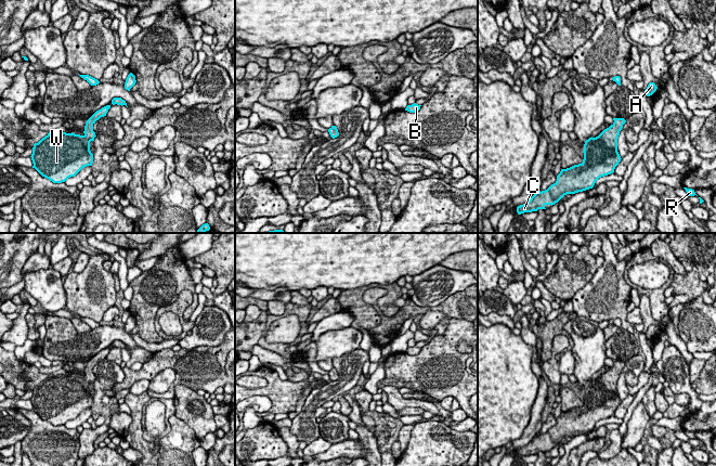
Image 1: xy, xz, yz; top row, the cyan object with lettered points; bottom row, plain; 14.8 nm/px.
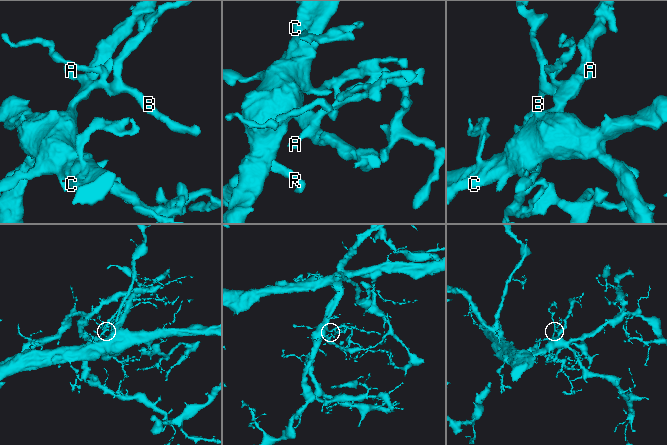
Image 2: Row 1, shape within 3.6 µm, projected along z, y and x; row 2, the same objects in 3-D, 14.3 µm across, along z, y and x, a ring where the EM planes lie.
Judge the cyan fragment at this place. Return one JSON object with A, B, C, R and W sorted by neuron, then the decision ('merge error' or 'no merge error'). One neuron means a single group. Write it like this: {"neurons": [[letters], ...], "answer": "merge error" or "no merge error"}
{"neurons": [["A", "B", "C", "R", "W"]], "answer": "no merge error"}

